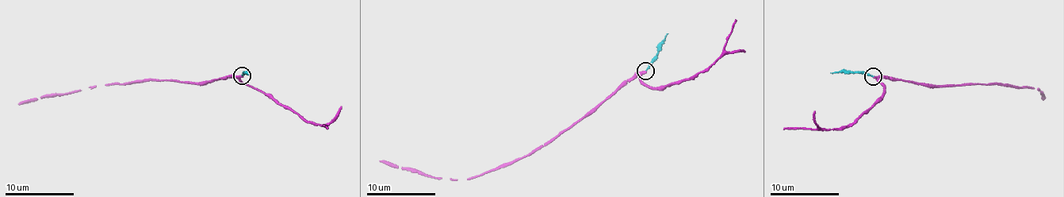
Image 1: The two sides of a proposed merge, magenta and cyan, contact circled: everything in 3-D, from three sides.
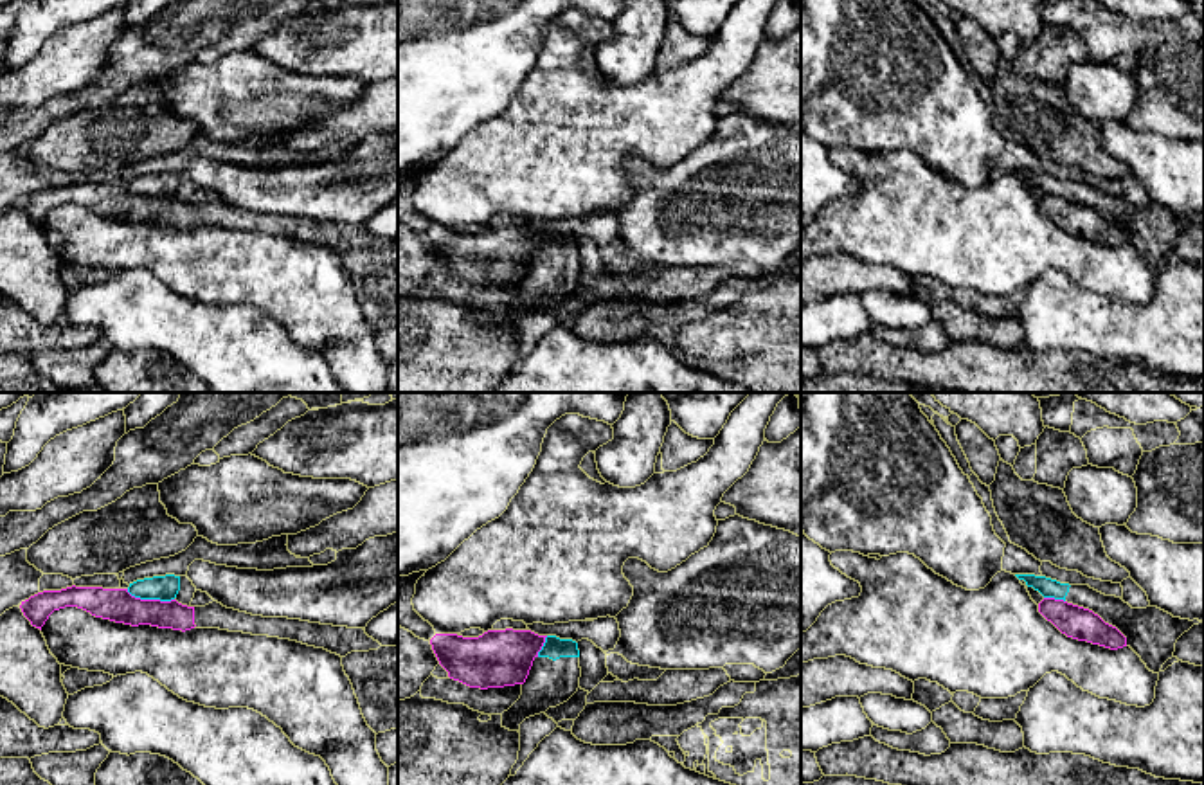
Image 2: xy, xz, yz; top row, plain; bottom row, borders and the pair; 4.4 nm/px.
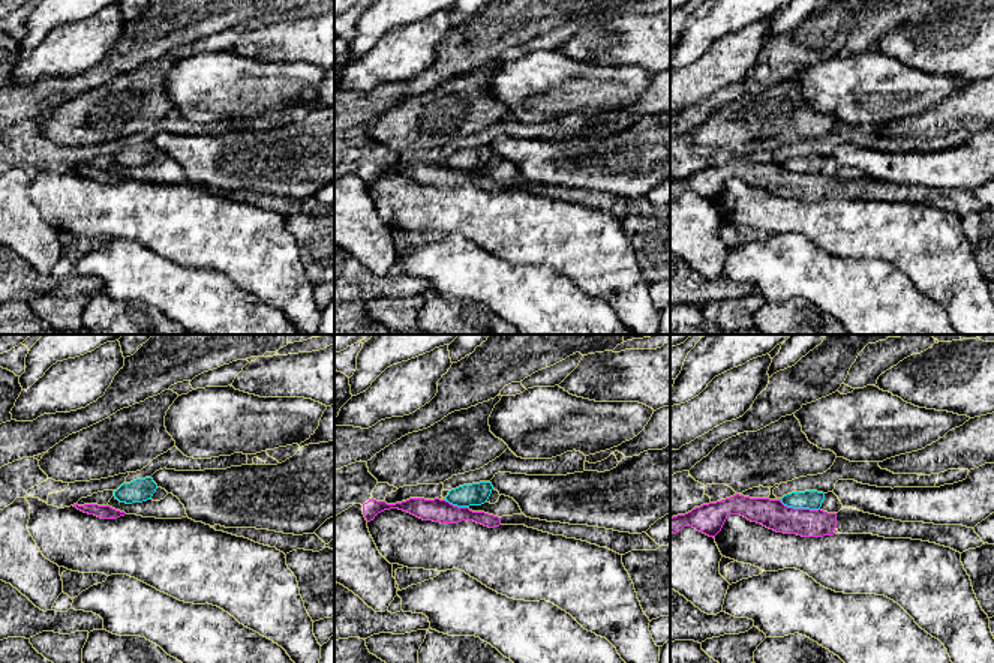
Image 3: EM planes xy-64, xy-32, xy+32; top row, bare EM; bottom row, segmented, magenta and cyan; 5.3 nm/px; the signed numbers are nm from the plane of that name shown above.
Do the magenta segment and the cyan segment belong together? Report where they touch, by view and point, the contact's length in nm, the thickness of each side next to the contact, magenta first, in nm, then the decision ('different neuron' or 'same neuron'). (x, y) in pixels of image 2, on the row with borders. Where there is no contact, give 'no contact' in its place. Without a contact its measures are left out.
meets magenta in xy at (150, 600); contact 220 nm long; 150 nm thick on the magenta side, 110 nm on the other; different neuron

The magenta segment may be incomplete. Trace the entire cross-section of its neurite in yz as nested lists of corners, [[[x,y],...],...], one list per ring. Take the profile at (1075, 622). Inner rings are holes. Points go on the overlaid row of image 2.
[[[1044,598],[1038,612],[1067,637],[1100,645],[1110,650],[1127,646],[1127,637],[1089,609],[1064,600]]]

